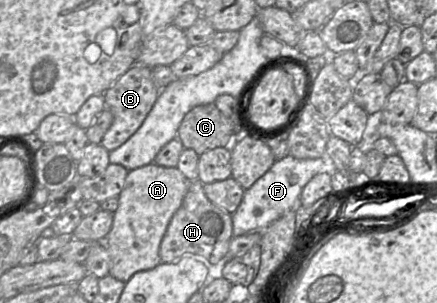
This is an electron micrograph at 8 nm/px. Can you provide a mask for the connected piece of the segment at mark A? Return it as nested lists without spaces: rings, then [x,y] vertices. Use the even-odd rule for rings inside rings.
[[[154,162],[128,172],[118,196],[118,208],[113,213],[112,227],[104,239],[112,277],[126,283],[135,273],[153,269],[161,263],[160,244],[190,182],[177,167],[162,167]]]

